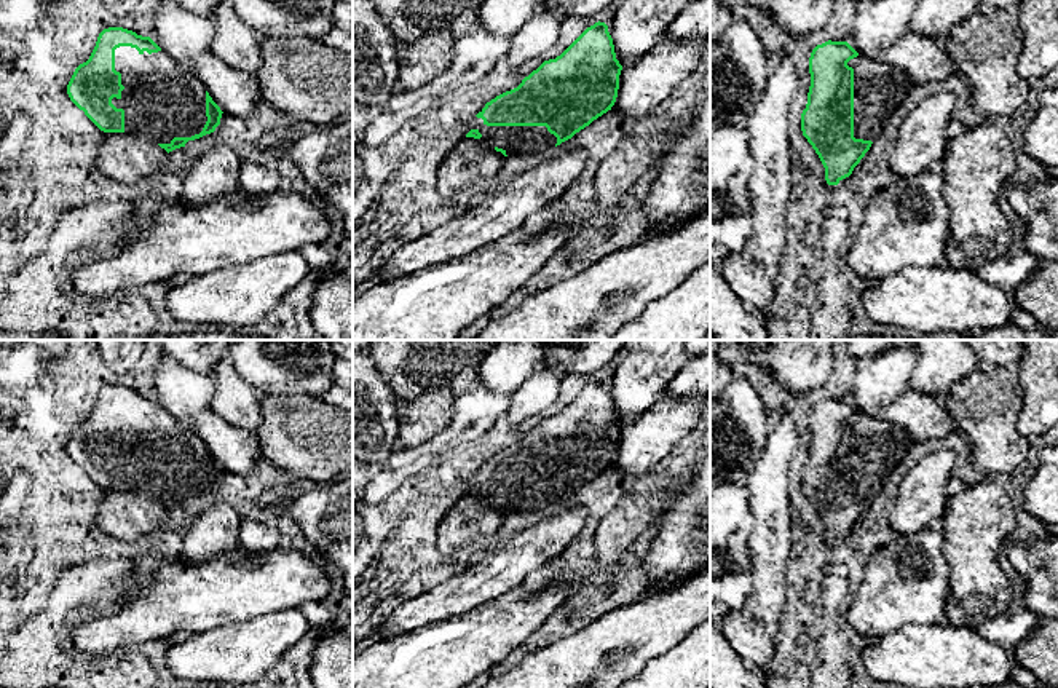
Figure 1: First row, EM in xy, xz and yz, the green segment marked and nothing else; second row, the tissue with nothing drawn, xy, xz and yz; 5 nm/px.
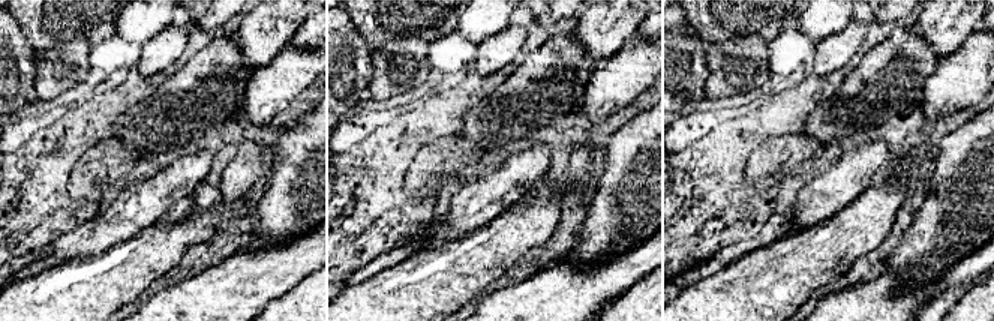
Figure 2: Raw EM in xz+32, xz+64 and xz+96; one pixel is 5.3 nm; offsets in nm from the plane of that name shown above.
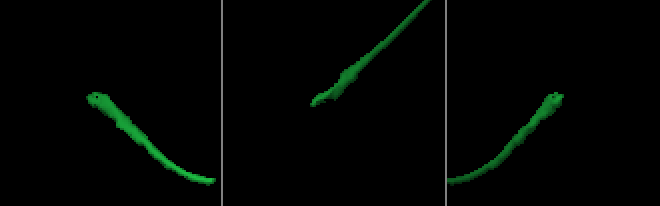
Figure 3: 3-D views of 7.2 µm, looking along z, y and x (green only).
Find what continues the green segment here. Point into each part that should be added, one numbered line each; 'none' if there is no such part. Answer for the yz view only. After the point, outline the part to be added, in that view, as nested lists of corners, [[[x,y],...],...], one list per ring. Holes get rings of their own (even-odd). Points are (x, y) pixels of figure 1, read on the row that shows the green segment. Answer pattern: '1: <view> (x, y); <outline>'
1: yz (880, 90); [[[857,56],[847,65],[854,69],[854,137],[873,142],[914,85],[879,59]]]

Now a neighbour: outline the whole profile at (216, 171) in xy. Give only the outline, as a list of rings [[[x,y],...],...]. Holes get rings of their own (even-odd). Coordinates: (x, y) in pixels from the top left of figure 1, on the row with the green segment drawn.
[[[214,145],[198,155],[177,184],[179,193],[190,204],[204,204],[225,192],[239,188],[241,158],[230,145]]]

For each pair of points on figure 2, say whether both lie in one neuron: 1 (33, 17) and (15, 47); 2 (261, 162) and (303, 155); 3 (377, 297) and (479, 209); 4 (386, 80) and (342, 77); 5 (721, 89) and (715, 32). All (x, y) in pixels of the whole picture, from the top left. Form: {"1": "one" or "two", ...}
{"1": "two", "2": "two", "3": "two", "4": "two", "5": "two"}

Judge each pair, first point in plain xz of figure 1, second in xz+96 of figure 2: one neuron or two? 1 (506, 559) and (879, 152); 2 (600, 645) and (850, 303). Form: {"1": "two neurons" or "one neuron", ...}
{"1": "one neuron", "2": "one neuron"}

